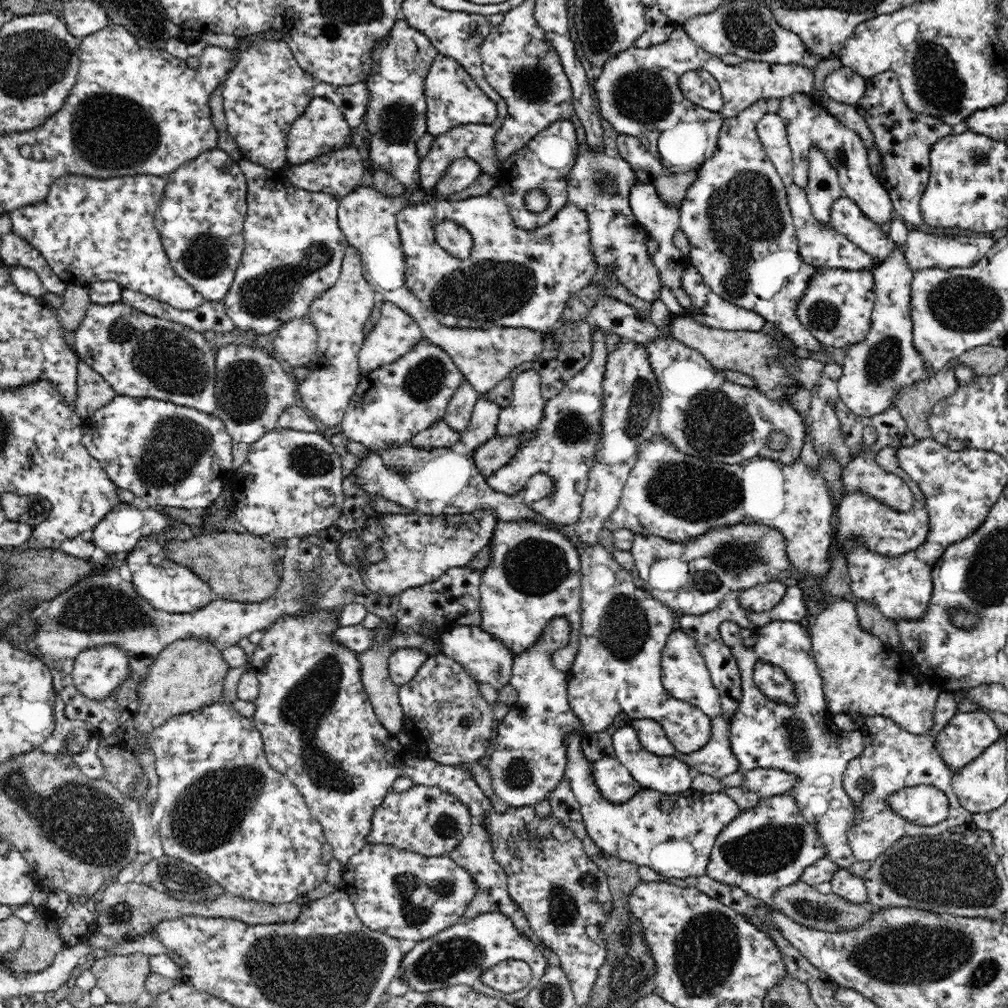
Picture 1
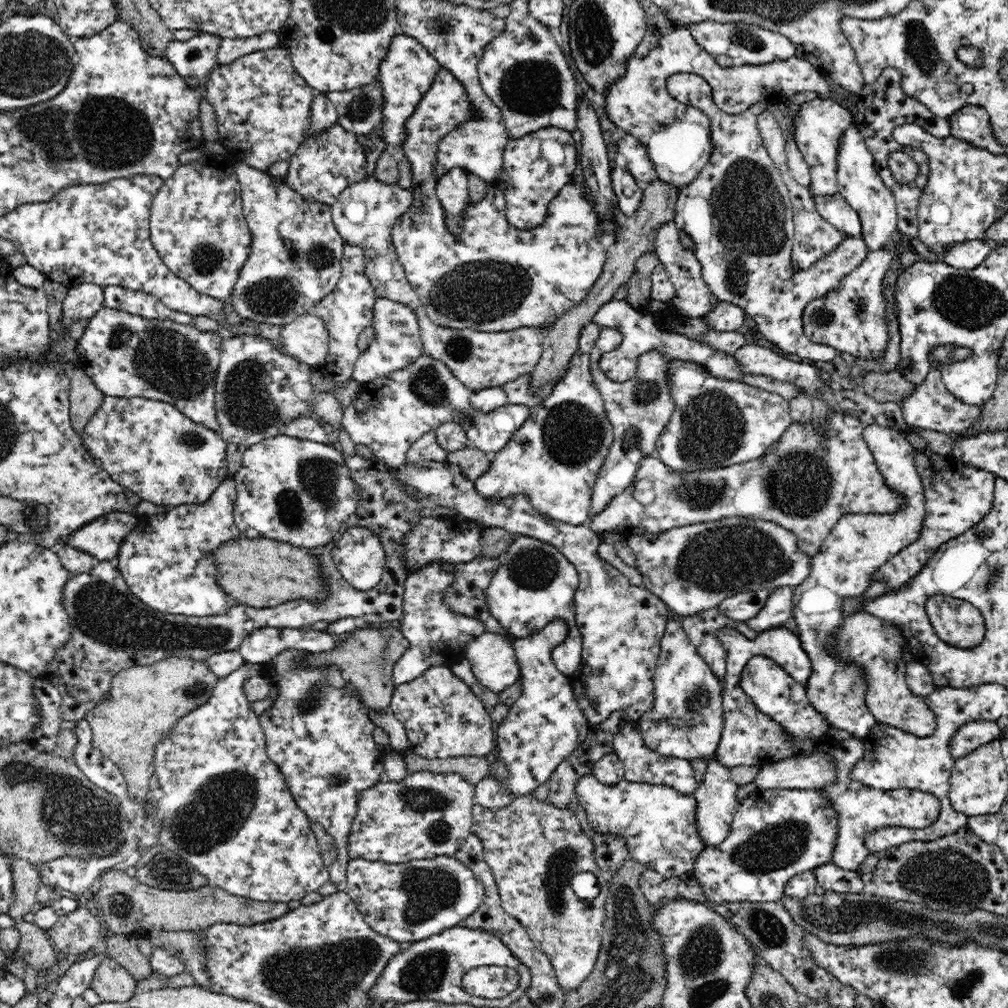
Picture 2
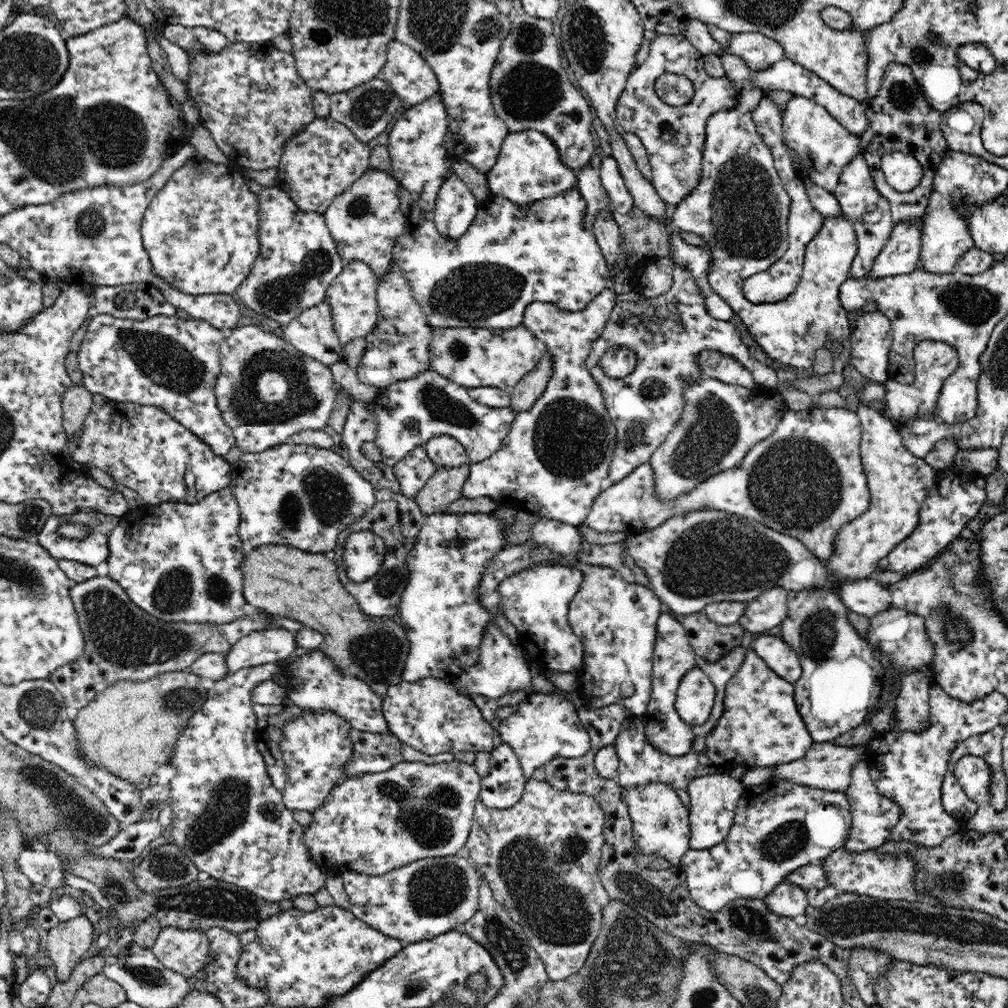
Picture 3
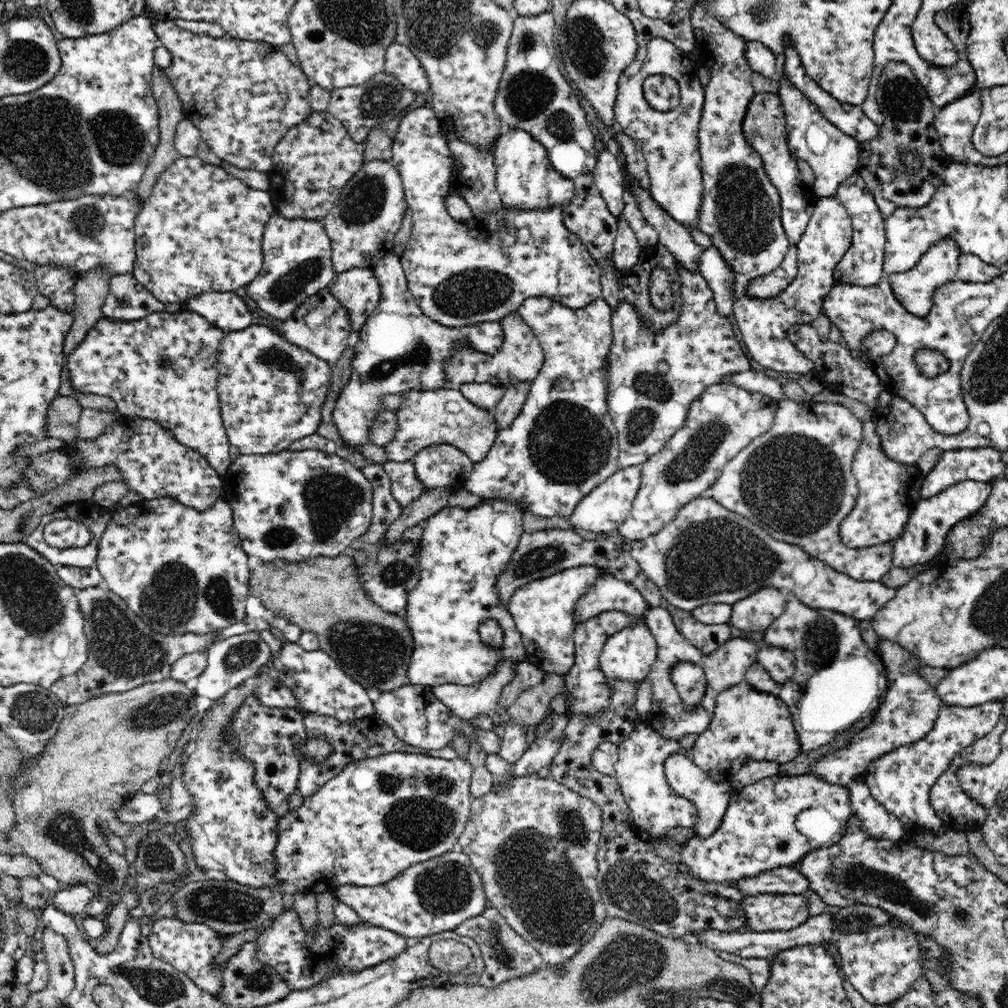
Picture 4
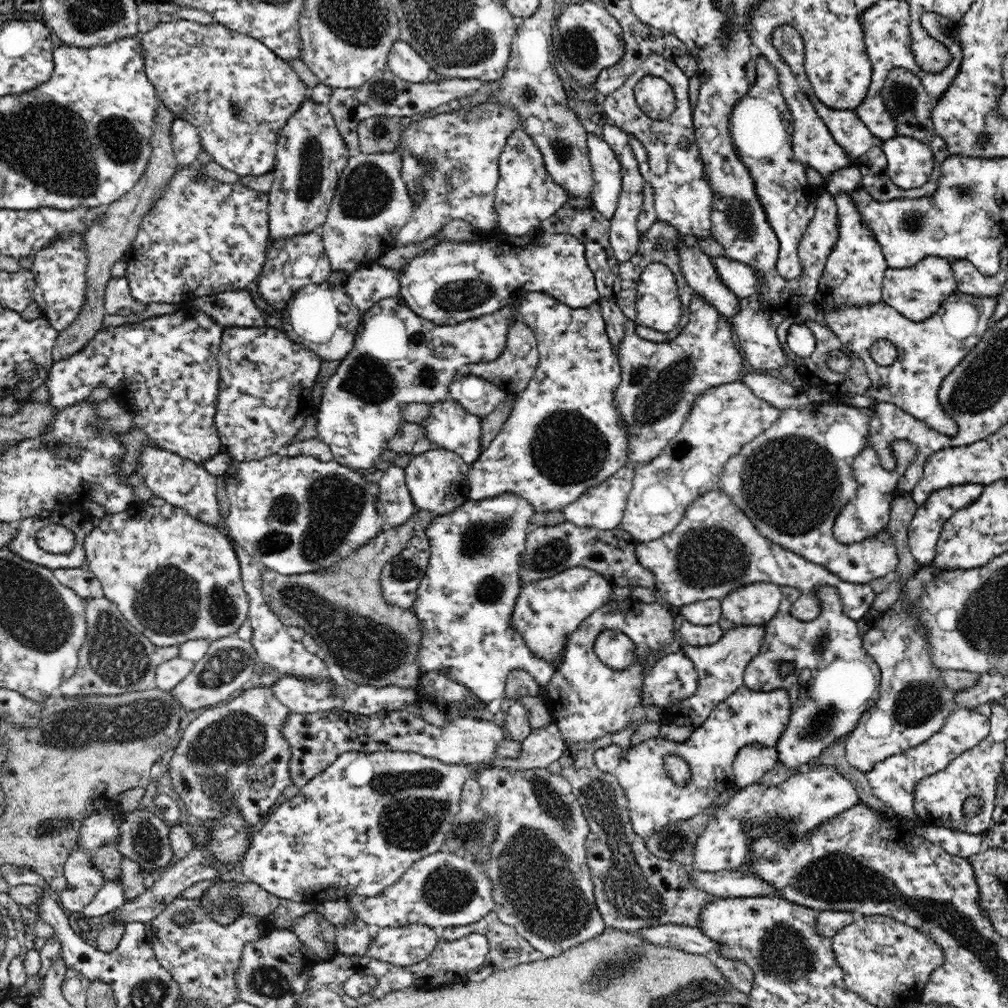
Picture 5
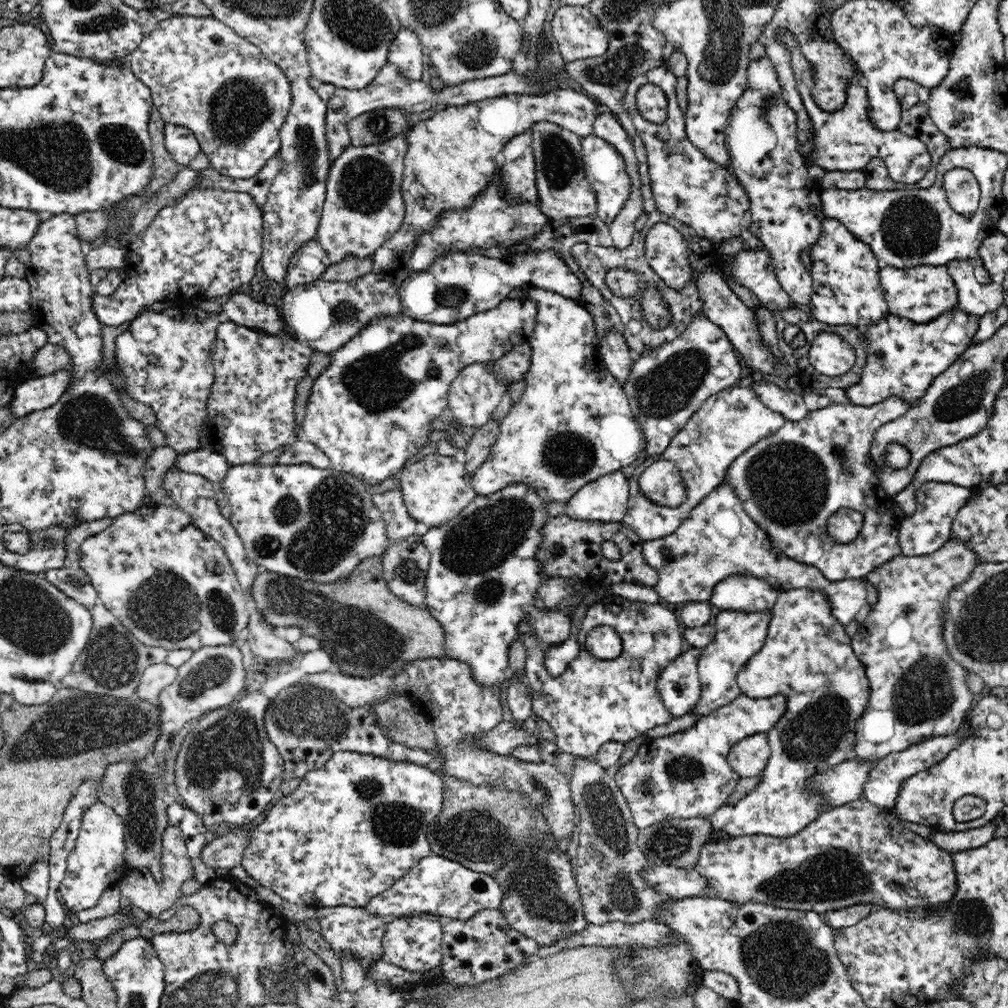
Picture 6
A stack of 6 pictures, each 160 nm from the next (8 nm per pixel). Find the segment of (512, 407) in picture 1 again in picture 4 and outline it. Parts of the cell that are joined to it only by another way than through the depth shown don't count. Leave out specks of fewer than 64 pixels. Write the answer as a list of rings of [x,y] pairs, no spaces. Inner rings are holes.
[[[437,389],[436,391],[409,391],[400,395],[403,399],[403,406],[395,412],[397,417],[397,430],[392,440],[384,444],[387,461],[407,462],[413,461],[418,452],[432,444],[450,444],[459,449],[473,464],[481,462],[488,456],[488,452],[496,442],[496,435],[499,433],[496,427],[496,417],[493,412],[480,409],[476,404],[464,398],[458,390]]]

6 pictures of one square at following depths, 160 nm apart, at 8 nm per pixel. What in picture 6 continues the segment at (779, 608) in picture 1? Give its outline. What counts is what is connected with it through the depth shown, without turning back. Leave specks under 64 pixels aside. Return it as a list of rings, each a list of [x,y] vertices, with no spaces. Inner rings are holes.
[[[730,575],[718,583],[709,602],[722,610],[758,612],[773,607],[779,590],[752,575]]]

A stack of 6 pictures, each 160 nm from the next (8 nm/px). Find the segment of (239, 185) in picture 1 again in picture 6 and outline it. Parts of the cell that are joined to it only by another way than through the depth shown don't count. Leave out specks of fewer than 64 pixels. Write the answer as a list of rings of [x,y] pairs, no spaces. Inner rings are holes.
[[[195,186],[190,191],[182,194],[174,203],[161,208],[158,211],[156,218],[143,230],[138,238],[128,246],[126,252],[126,278],[120,283],[120,286],[110,296],[104,296],[98,292],[93,292],[92,306],[95,315],[99,321],[106,326],[120,326],[124,322],[132,321],[133,318],[144,308],[149,307],[152,303],[158,301],[172,300],[176,296],[184,296],[189,301],[199,299],[200,301],[211,299],[216,296],[228,294],[233,290],[243,290],[249,286],[254,274],[256,274],[256,267],[261,260],[263,247],[263,211],[258,208],[253,198],[247,192],[230,192],[229,190],[220,190],[216,188],[199,188]]]

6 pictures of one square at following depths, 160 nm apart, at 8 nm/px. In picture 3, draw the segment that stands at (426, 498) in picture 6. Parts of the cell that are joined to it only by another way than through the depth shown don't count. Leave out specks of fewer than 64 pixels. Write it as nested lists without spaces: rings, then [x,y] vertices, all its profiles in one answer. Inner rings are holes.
[[[432,436],[425,448],[428,458],[437,468],[456,468],[470,463],[466,449],[453,436]]]

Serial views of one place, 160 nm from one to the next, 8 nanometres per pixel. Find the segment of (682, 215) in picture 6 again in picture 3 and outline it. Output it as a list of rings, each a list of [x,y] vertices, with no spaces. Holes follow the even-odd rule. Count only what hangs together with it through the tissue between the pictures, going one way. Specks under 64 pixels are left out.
[[[661,35],[654,40],[650,46],[648,58],[636,66],[625,84],[624,92],[616,104],[616,122],[622,132],[635,134],[640,138],[645,149],[648,151],[648,158],[652,167],[651,182],[660,198],[670,208],[675,208],[694,188],[701,182],[703,148],[705,143],[704,126],[708,117],[719,110],[726,110],[735,107],[737,90],[732,81],[725,76],[710,77],[704,69],[703,55],[696,51],[685,35]],[[663,73],[672,73],[685,76],[693,84],[693,97],[688,104],[672,106],[666,104],[655,93],[655,80]]]

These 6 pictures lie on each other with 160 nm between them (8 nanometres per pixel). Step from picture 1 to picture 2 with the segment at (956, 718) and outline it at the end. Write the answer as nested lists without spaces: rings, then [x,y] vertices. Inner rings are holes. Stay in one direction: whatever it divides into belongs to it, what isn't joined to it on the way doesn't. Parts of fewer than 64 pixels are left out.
[[[990,720],[968,721],[958,728],[950,740],[954,760],[975,751],[979,746],[1000,738],[1002,731],[996,722]]]

